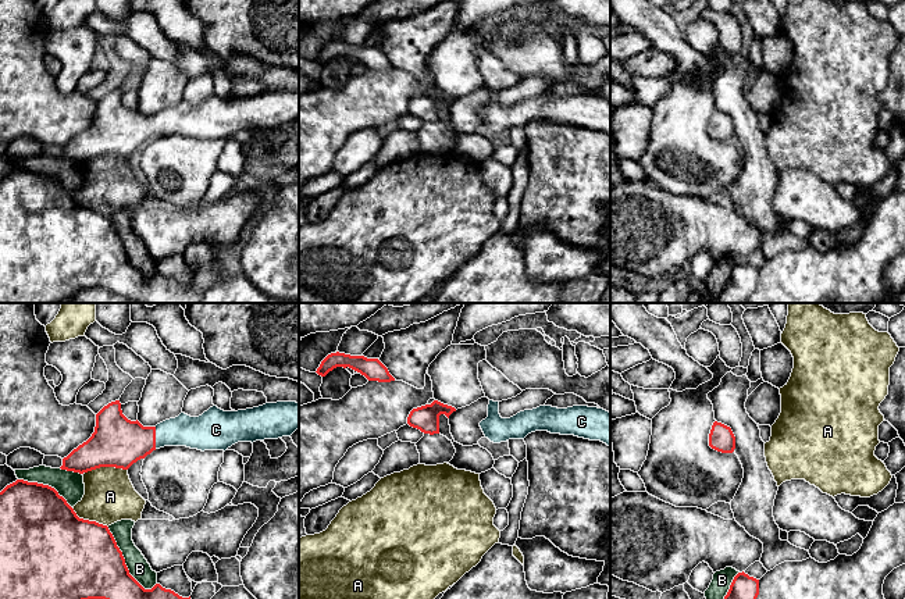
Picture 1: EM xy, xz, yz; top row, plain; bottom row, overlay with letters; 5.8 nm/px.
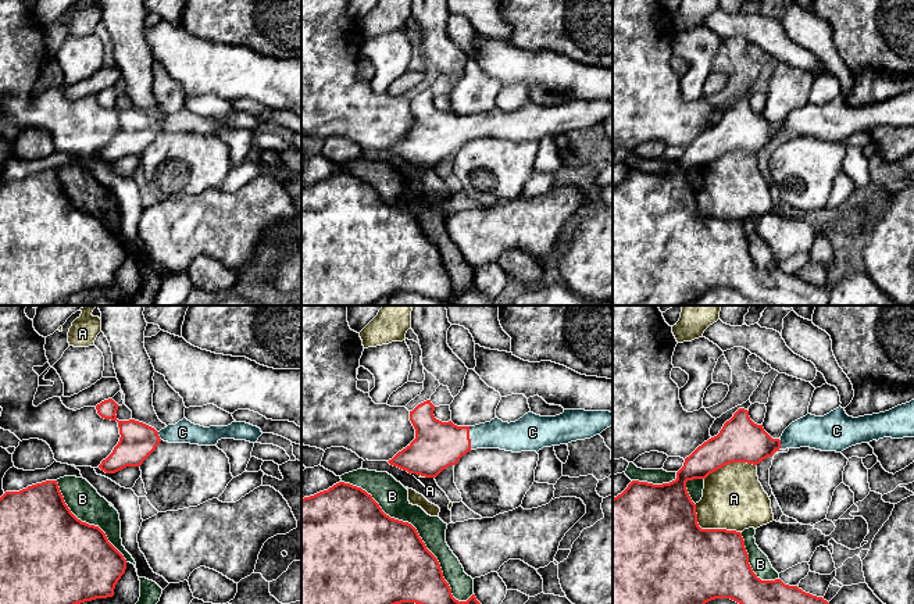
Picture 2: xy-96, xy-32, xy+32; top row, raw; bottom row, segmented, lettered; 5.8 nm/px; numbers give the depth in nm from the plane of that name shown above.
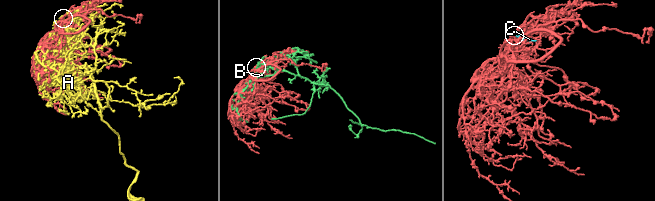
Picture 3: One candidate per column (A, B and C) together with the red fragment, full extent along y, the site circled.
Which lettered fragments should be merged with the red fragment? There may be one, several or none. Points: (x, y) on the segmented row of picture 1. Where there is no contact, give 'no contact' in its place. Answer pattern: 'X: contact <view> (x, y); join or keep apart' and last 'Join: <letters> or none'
A: contact xy (106, 466); keep apart
B: contact xy (124, 560); keep apart
C: contact xy (155, 438); join
Join: C

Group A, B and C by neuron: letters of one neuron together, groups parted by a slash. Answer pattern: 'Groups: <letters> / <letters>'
Groups: A / B / C

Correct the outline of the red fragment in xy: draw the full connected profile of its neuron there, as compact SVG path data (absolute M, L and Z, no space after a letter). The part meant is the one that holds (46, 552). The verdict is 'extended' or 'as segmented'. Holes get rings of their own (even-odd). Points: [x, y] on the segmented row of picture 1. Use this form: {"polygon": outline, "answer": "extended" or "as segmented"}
{"polygon": "M17 479L0 492L0 599L190 599L156 584L145 589L131 574L107 525L79 518L58 492Z", "answer": "as segmented"}

